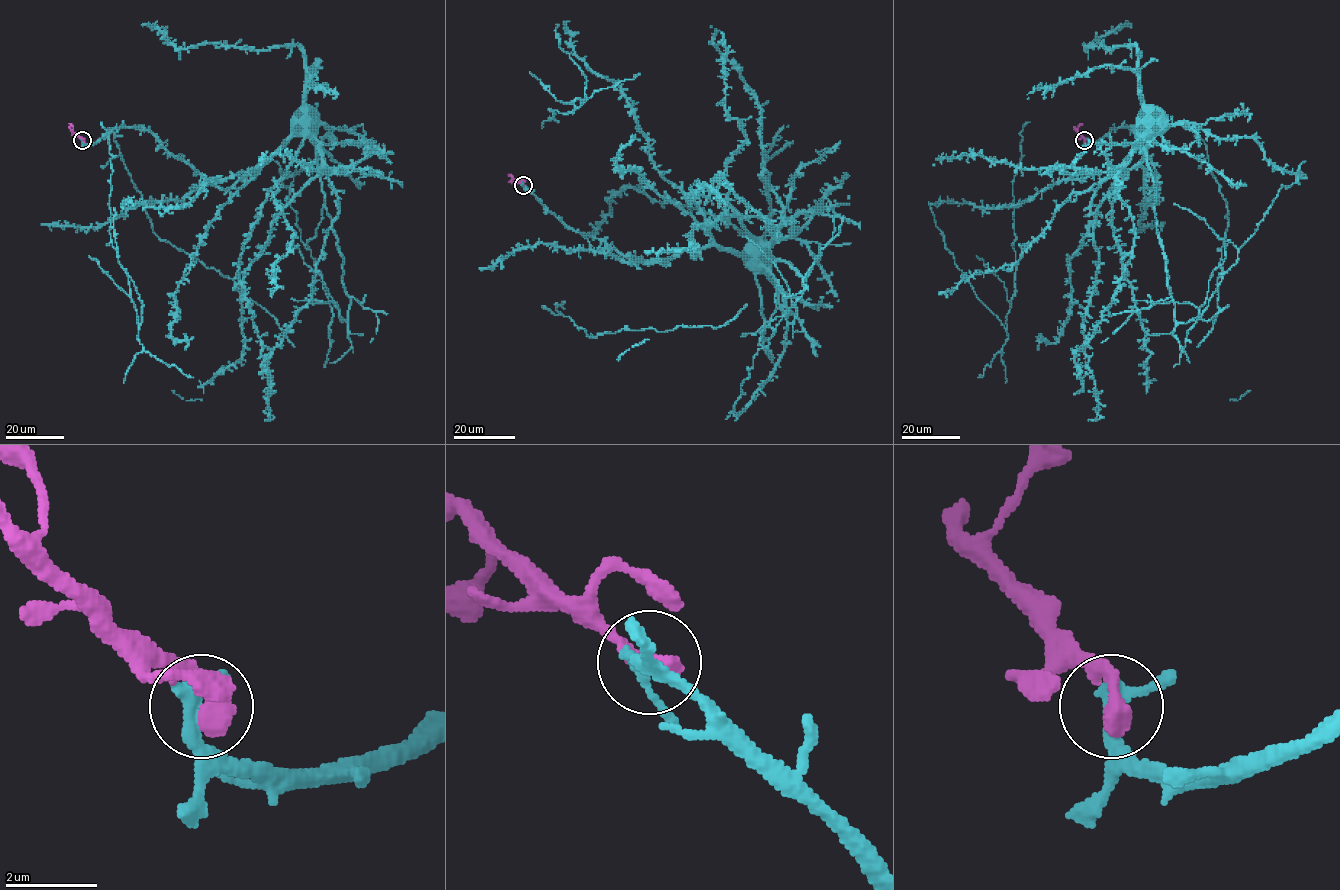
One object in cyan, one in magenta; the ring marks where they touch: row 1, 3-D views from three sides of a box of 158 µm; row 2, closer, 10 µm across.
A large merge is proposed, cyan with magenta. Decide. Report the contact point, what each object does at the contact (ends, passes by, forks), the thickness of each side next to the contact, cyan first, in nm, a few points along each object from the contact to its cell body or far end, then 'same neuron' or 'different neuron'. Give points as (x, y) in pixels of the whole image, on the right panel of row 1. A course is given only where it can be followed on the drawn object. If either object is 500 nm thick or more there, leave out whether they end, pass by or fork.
(1084, 140) | 320/500 nm | cyan via (1084, 140), (1093, 144), (1113, 129), (1130, 129), (1154, 167), (1152, 188), (1141, 164), (1151, 111) | magenta via (1084, 140), (1077, 130), (1080, 124) | same neuron

